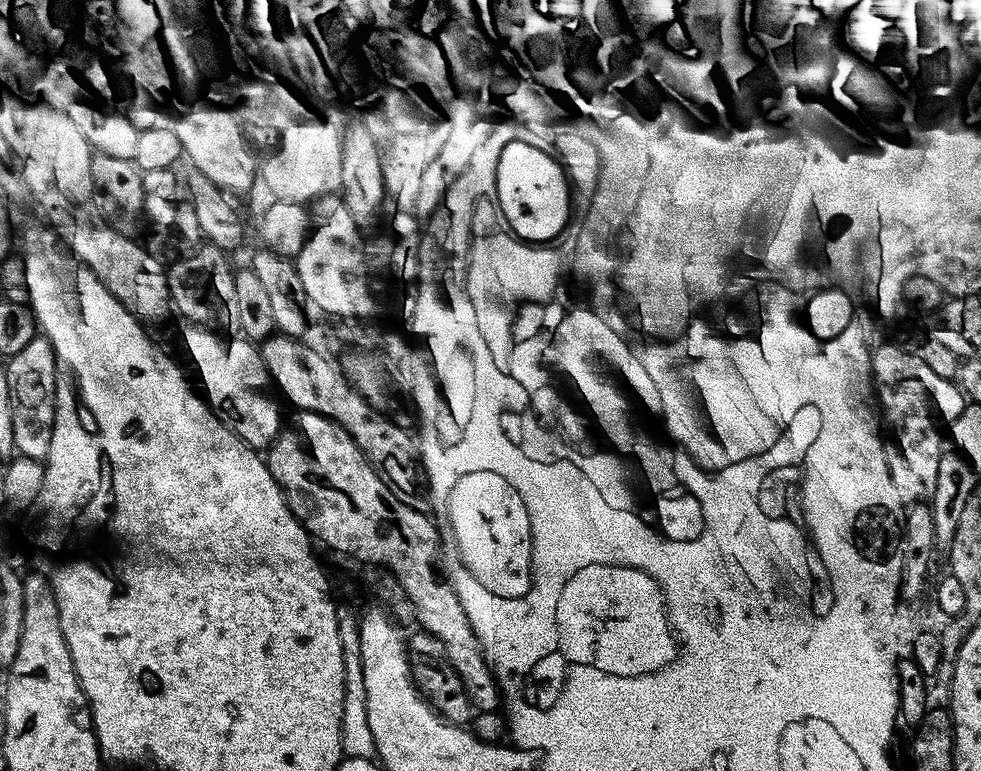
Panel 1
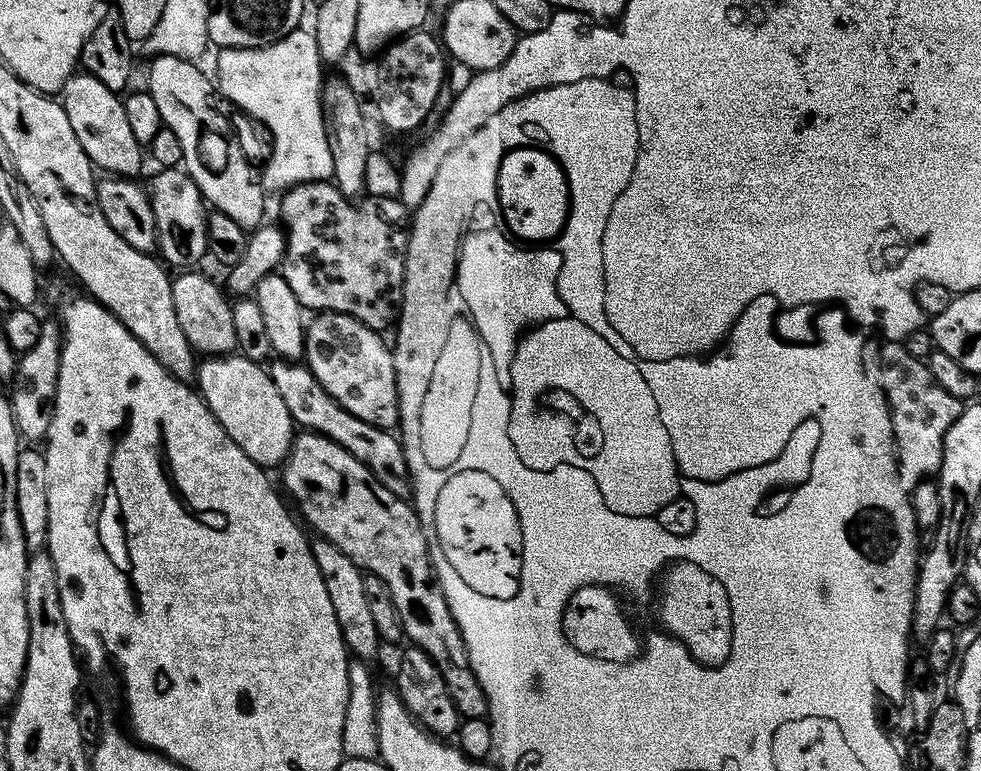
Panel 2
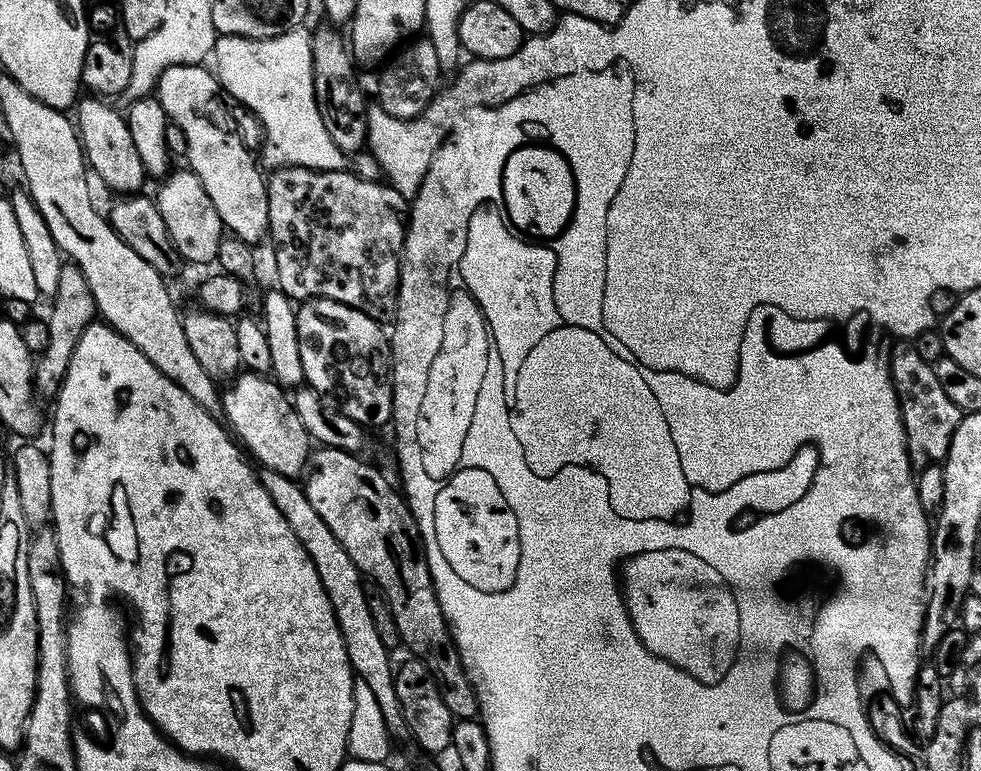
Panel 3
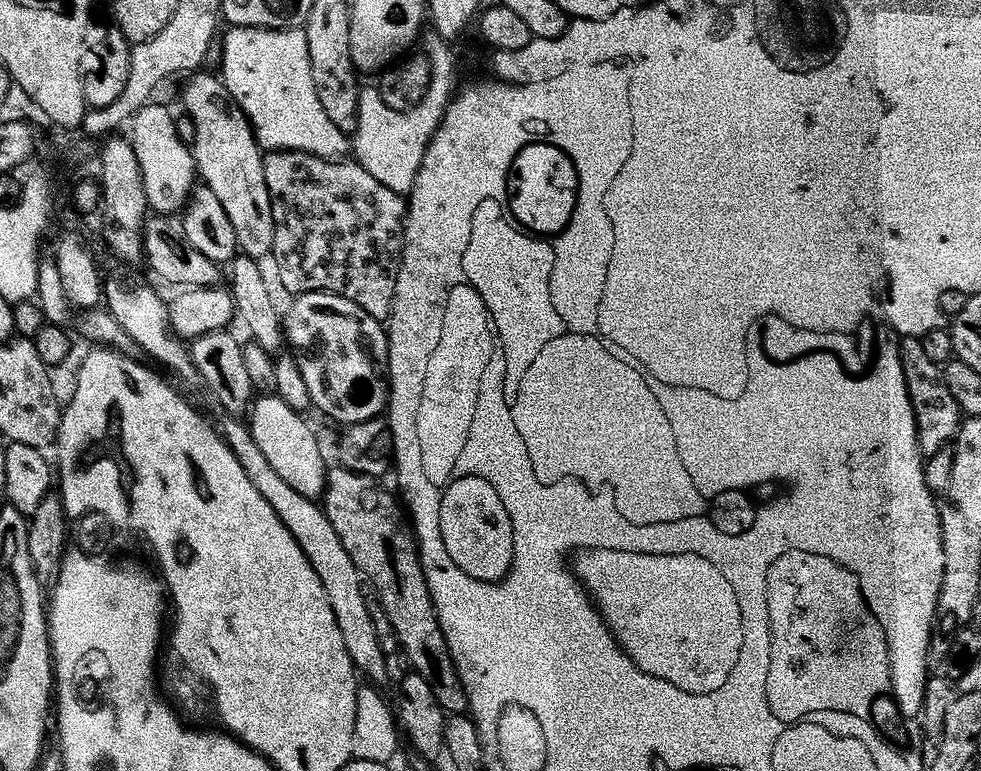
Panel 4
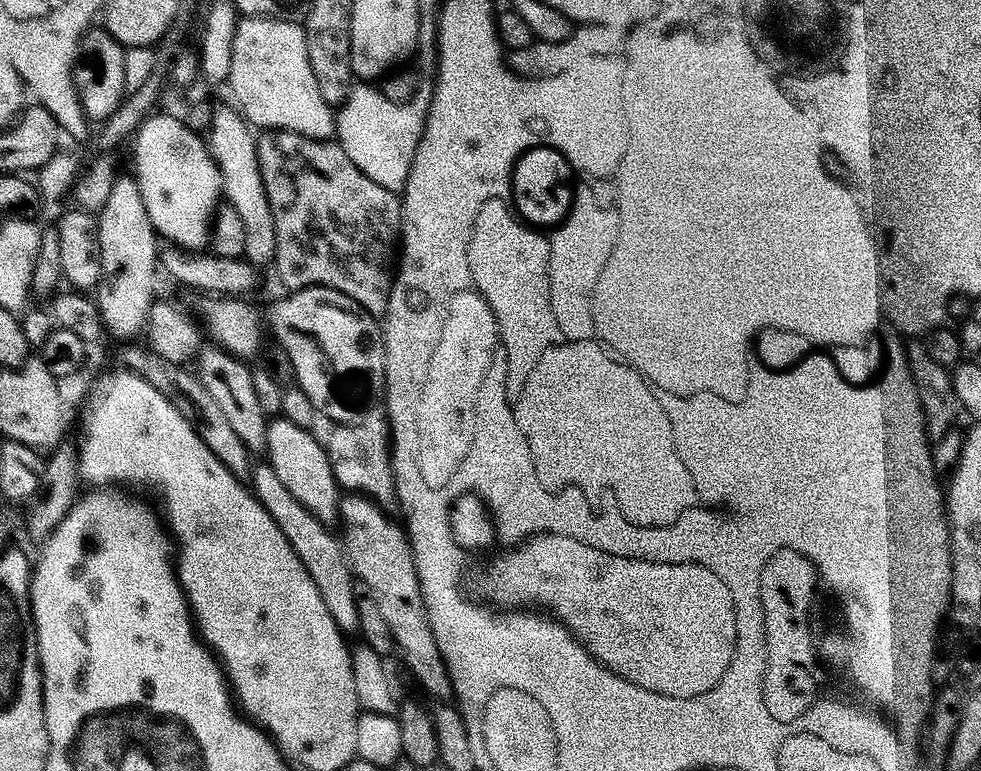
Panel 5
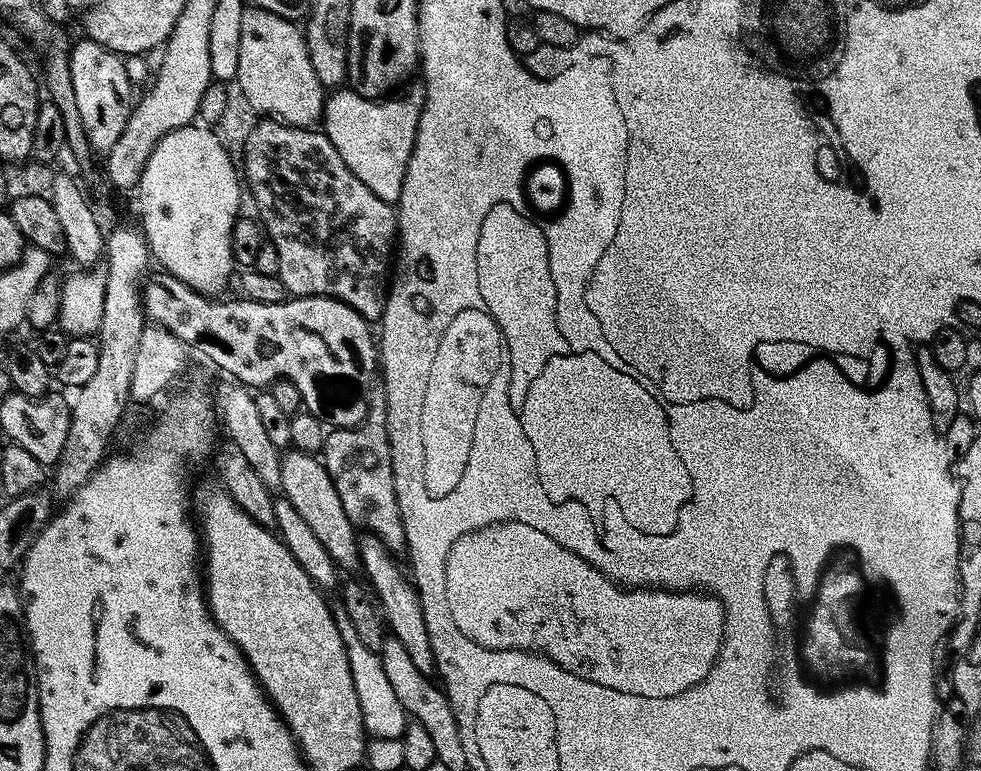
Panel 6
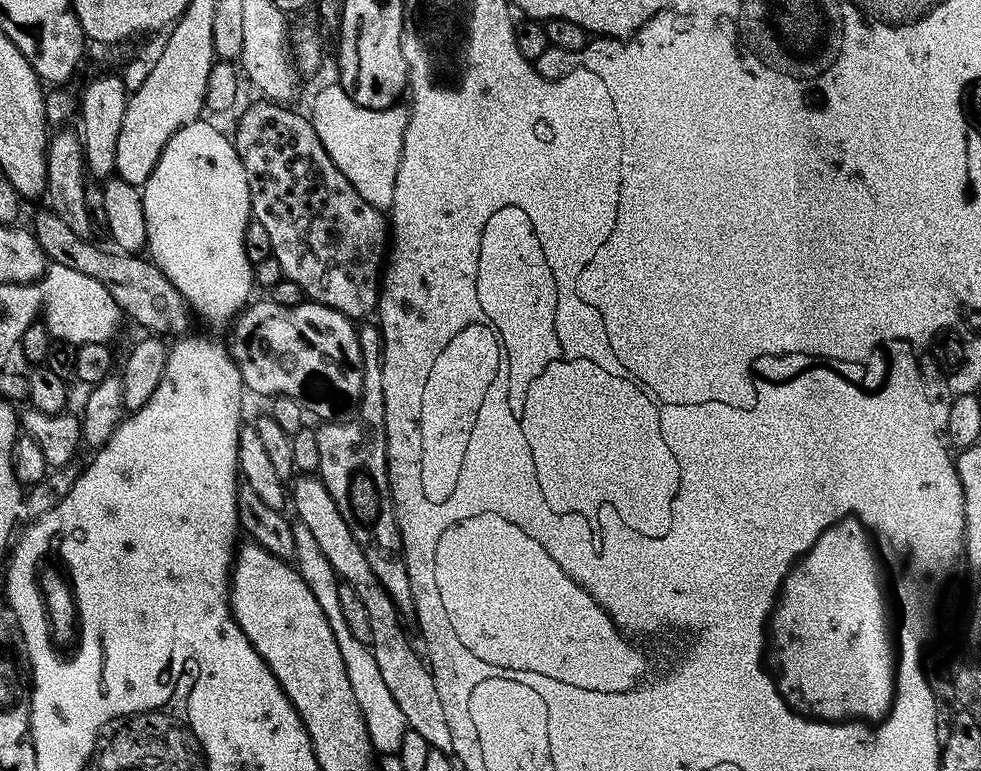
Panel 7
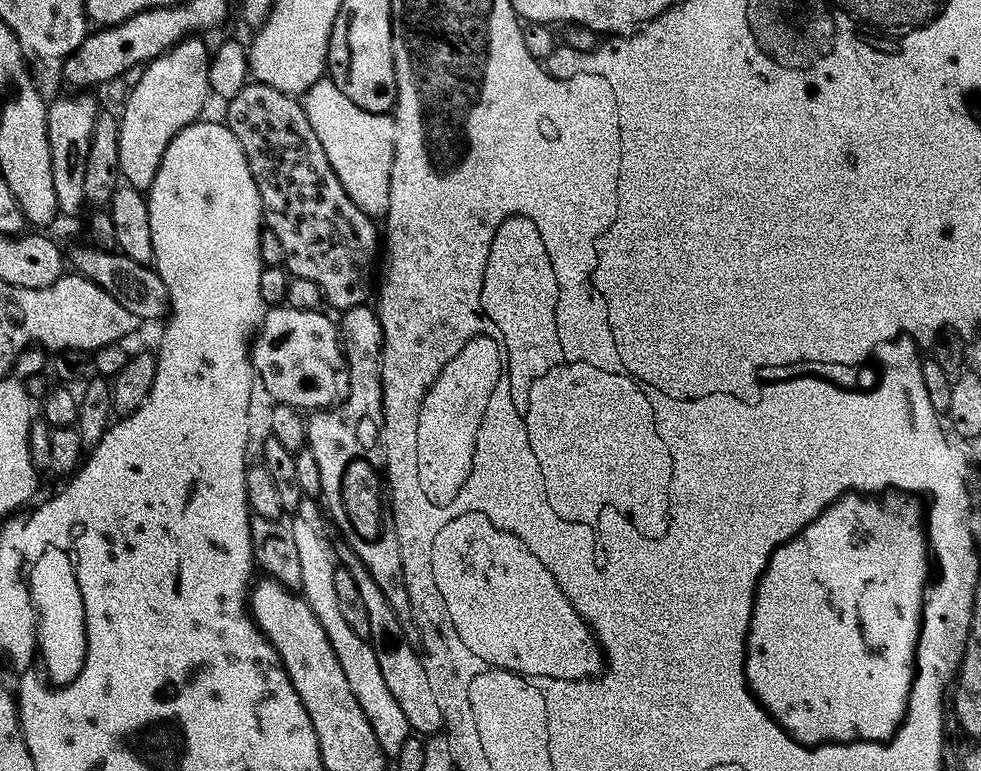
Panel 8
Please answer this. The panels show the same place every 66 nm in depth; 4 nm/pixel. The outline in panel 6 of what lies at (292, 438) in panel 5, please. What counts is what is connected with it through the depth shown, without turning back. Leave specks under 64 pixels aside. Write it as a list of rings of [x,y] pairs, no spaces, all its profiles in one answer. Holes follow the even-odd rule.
[[[288,450],[281,455],[282,486],[279,491],[283,499],[298,510],[298,515],[309,524],[310,530],[318,537],[318,542],[326,546],[326,554],[336,564],[337,569],[360,568],[360,542],[357,529],[352,519],[342,510],[342,498],[338,498],[338,490],[334,490],[334,482],[324,468],[323,459],[310,452]]]

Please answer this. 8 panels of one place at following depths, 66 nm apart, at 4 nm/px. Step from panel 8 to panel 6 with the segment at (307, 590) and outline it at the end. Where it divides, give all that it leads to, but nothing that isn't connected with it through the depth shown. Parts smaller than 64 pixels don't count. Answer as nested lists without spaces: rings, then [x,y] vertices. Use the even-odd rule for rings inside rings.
[[[342,606],[333,609],[333,616],[335,625],[338,626],[338,632],[342,637],[343,646],[346,648],[347,660],[350,662],[351,678],[354,681],[355,693],[358,696],[359,709],[362,710],[365,731],[374,738],[401,739],[408,725],[408,715],[401,703],[398,702],[398,698],[395,697],[390,682],[387,681],[379,653],[363,645]]]

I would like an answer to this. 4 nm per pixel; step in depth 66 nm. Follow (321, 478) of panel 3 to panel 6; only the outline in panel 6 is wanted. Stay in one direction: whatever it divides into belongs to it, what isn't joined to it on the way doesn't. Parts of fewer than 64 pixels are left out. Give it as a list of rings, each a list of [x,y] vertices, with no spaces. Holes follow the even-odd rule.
[[[364,534],[359,537],[360,542],[360,568],[368,575],[367,583],[372,583],[371,591],[378,601],[378,608],[382,613],[382,620],[390,633],[391,639],[402,642],[410,653],[410,658],[422,674],[432,676],[436,670],[434,654],[430,646],[430,634],[426,630],[426,618],[422,614],[420,595],[416,593],[413,581],[409,579],[402,569],[396,565],[397,557],[389,552],[377,536]],[[405,576],[405,577],[404,577]],[[376,591],[376,592],[375,592]],[[380,599],[380,600],[379,600]]]

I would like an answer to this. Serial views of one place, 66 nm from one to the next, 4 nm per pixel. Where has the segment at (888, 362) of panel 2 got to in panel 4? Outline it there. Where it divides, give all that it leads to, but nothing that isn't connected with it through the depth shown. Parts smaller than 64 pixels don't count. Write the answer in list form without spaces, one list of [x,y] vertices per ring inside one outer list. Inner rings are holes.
[[[905,336],[899,343],[900,365],[910,394],[910,406],[914,410],[918,446],[921,453],[931,454],[945,447],[960,431],[962,413],[954,394],[950,394],[946,386],[941,365],[936,365],[931,354],[924,349],[925,341],[919,336]]]

